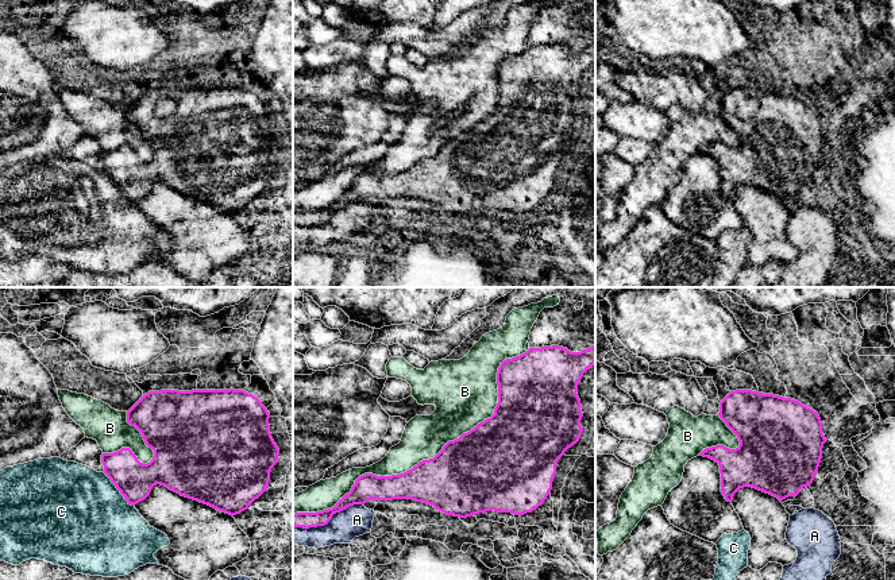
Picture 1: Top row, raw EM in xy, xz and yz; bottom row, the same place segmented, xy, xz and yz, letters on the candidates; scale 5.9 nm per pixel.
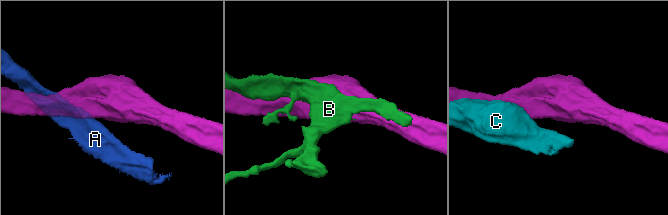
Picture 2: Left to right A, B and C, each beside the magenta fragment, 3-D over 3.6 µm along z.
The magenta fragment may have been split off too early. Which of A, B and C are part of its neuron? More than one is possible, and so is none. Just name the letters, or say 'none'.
none

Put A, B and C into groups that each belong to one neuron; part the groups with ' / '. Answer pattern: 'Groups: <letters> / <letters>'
Groups: A / B / C

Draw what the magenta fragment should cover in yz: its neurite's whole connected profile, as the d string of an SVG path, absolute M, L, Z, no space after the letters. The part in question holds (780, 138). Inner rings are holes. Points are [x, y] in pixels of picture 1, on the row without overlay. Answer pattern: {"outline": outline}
{"outline": "M752 88L730 89L720 100L720 116L737 134L740 143L729 147L717 143L703 147L699 154L720 163L721 190L728 200L744 185L769 192L779 198L795 194L813 181L818 169L822 146L828 139L817 109L801 100Z"}

